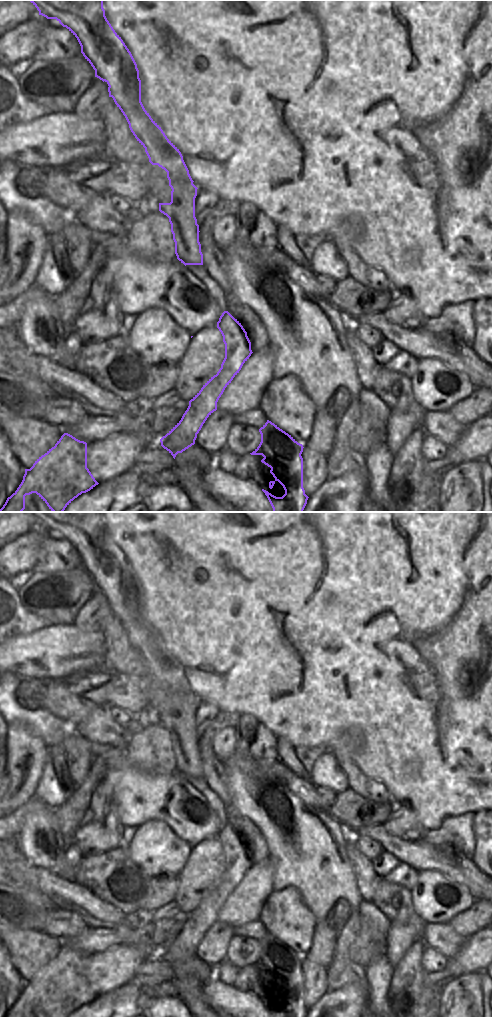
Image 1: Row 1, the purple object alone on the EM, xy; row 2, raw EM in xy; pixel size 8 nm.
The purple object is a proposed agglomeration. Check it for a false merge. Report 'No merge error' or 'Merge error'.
Merge error

